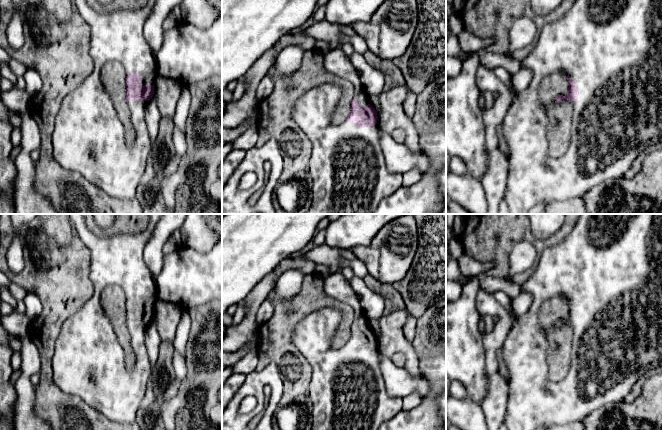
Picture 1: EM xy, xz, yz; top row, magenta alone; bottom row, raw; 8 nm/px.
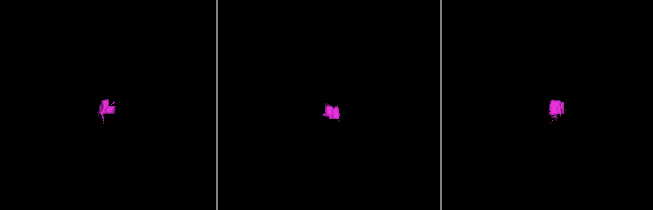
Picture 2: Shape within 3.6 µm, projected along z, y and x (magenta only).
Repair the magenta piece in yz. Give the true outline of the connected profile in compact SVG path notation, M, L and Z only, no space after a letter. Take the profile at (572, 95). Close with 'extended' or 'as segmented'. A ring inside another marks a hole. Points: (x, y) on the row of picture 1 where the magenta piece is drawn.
M575 0L571 9L561 19L544 25L535 47L520 61L520 64L521 70L525 69L531 73L531 81L525 90L518 92L512 98L502 124L509 149L508 179L504 193L509 214L528 214L539 204L581 197L604 180L625 177L626 172L641 152L662 146L662 0ZM559 70L568 75L566 78L569 88L567 95L559 95L555 102L570 102L573 107L573 117L570 127L570 144L563 156L554 158L548 155L547 138L547 127L552 119L545 108L539 104L538 92L541 82Z; extended

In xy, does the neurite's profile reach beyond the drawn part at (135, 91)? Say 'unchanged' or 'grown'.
grown

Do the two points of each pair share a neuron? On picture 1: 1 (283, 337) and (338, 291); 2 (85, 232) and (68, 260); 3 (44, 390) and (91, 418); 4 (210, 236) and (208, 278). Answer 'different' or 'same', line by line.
1: different
2: different
3: same
4: different

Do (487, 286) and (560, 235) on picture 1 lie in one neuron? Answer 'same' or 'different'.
different

